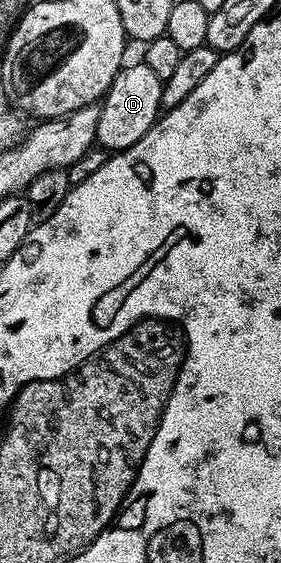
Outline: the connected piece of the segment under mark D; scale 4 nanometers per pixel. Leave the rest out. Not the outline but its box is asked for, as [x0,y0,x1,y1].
[96,60,163,152]

